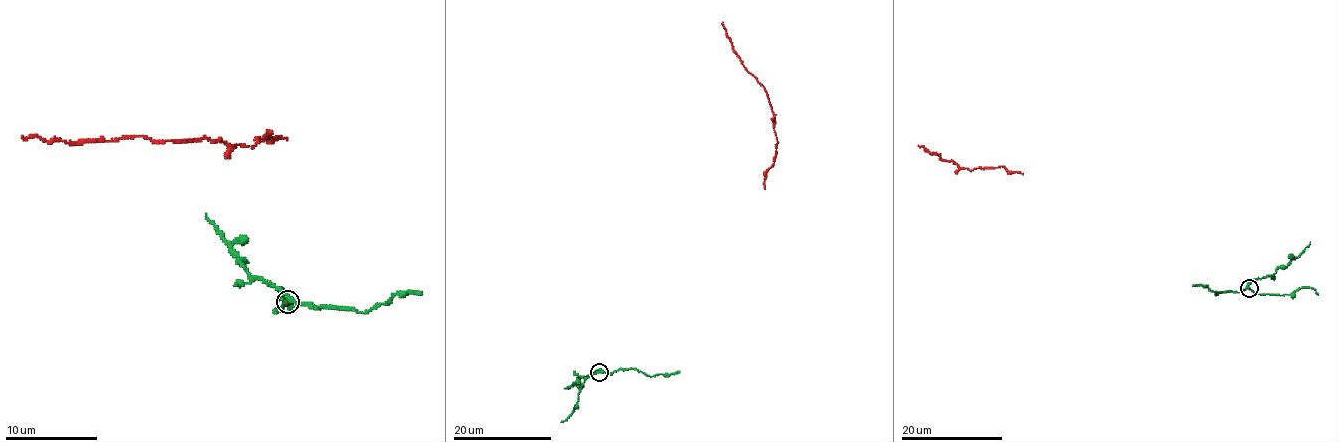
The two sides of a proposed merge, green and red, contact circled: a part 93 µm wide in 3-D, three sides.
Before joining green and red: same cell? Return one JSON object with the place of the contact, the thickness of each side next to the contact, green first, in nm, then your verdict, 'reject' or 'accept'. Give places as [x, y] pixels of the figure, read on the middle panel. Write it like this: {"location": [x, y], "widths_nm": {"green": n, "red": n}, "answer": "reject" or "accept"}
{"location": [599, 372], "widths_nm": {"green": 240, "red": 50}, "answer": "accept"}

